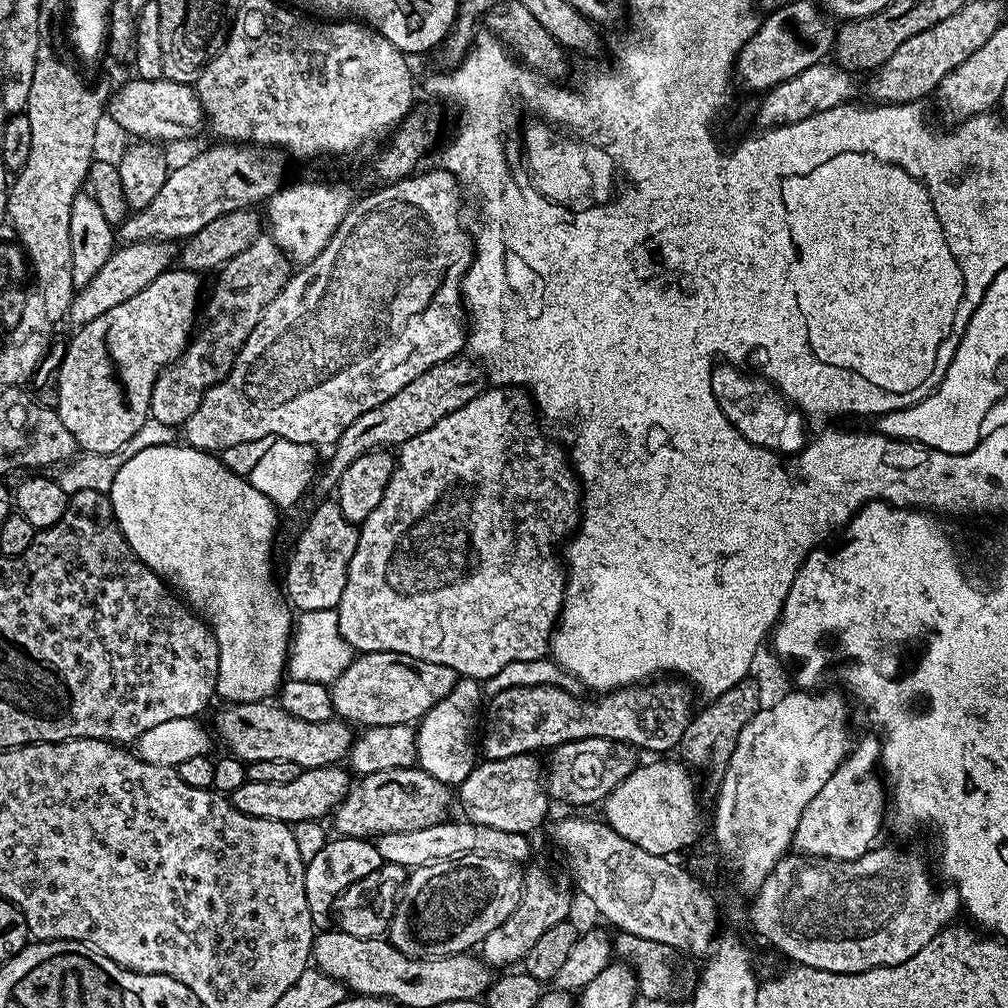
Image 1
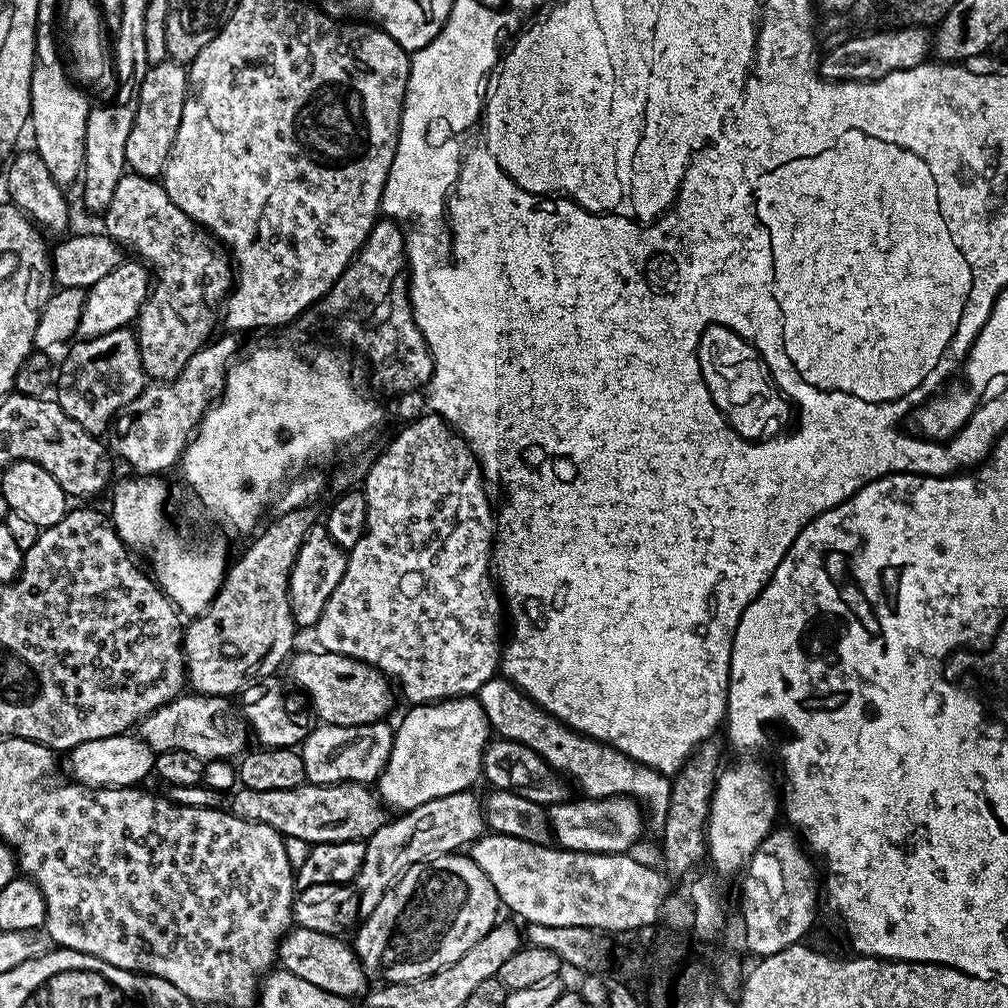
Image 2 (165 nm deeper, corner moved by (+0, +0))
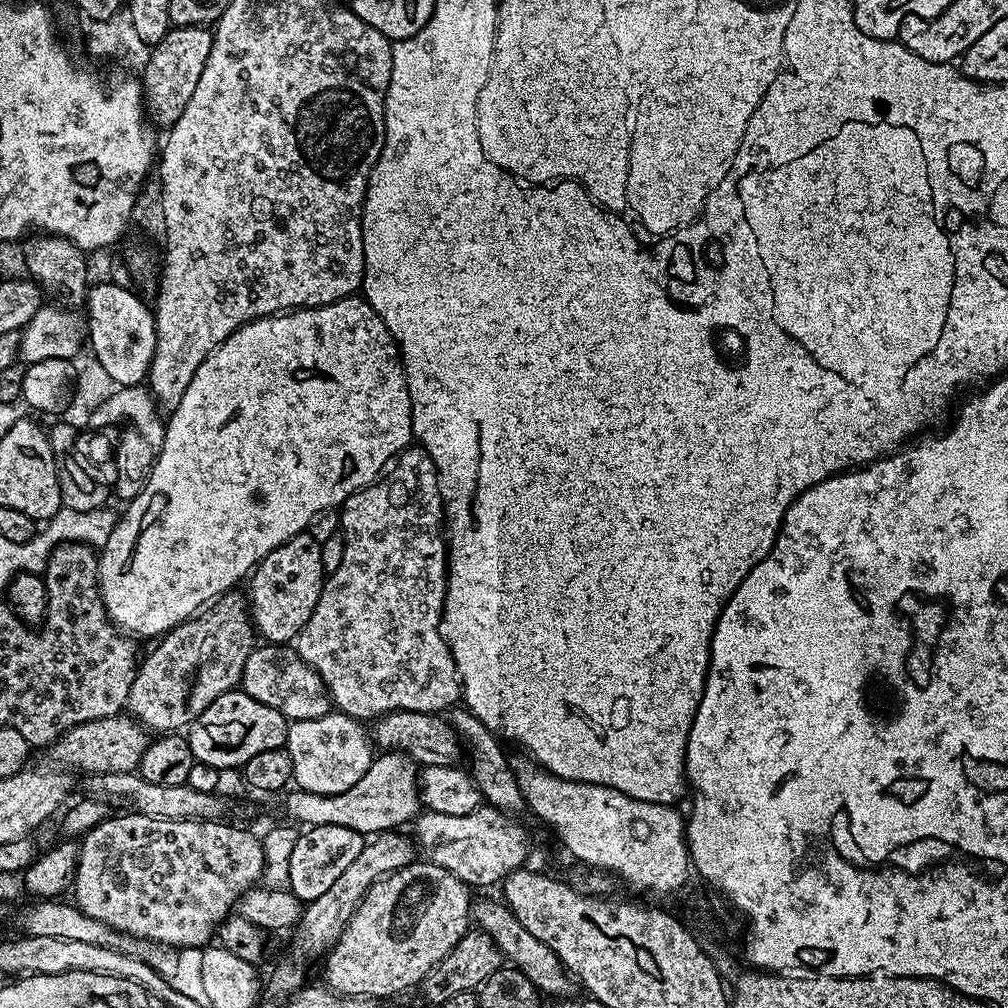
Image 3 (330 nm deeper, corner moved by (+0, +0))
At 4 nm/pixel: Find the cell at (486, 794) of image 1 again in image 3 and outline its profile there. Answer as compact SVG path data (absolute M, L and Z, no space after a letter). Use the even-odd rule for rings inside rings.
M393 830L369 839L365 843L362 854L358 854L358 858L354 858L354 862L350 862L350 866L346 866L346 871L330 885L330 890L326 890L326 894L322 894L322 898L307 901L300 921L296 924L292 934L294 935L292 960L278 965L273 970L272 977L269 980L267 977L266 980L266 996L269 996L274 1003L283 1005L285 1001L305 987L304 964L310 963L311 960L317 959L316 961L319 961L325 953L336 945L342 930L350 922L354 910L370 890L370 886L374 882L384 879L391 872L396 872L413 863L413 845L411 843L408 845L406 841L400 840L400 834L399 831Z

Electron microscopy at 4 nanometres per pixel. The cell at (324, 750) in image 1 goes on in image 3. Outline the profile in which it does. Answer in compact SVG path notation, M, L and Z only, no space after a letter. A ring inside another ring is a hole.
M128 714L98 718L94 722L82 722L66 734L62 734L50 746L50 753L57 765L65 769L77 768L83 774L102 772L134 772L150 743L149 729Z

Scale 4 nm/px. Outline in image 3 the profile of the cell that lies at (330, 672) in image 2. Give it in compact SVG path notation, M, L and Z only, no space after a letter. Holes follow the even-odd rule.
M262 644L254 648L243 667L240 686L252 698L278 710L290 722L324 717L332 710L331 697L320 675L305 663L290 644Z

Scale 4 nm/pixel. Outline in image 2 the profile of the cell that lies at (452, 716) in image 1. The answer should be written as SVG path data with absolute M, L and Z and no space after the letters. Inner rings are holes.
M475 695L456 696L452 700L437 700L430 704L414 704L407 710L409 712L401 718L400 725L395 725L388 764L374 784L381 801L389 809L396 808L397 813L434 802L434 798L446 798L446 794L469 791L473 787L472 783L481 779L484 751L490 739L486 712Z

